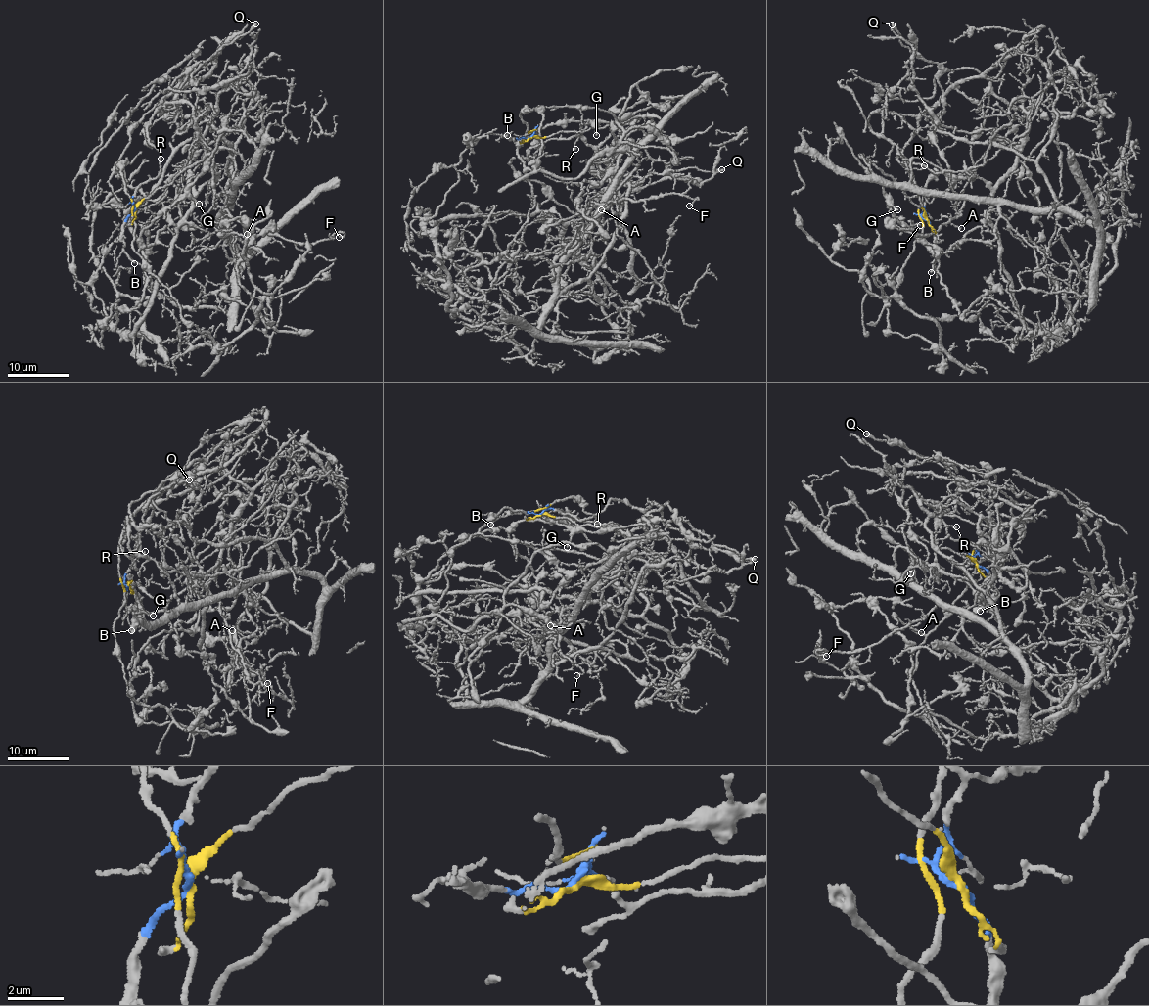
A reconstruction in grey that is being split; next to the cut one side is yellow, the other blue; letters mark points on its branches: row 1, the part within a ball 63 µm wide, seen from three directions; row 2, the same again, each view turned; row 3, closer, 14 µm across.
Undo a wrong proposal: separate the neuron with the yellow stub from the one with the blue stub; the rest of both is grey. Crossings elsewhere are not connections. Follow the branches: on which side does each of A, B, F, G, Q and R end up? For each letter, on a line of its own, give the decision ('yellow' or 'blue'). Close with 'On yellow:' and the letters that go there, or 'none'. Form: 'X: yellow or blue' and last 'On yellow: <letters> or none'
A: yellow
B: blue
F: yellow
G: yellow
Q: blue
R: blue
On yellow: A, F, G

